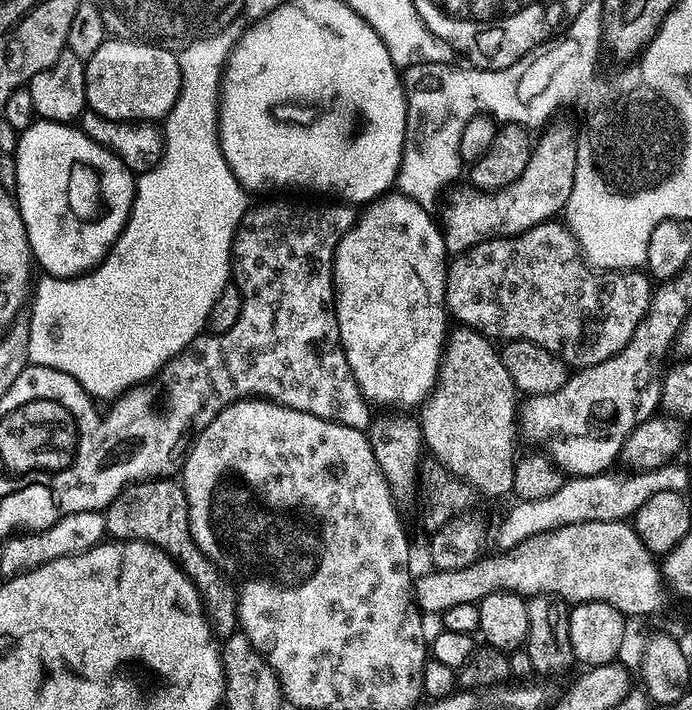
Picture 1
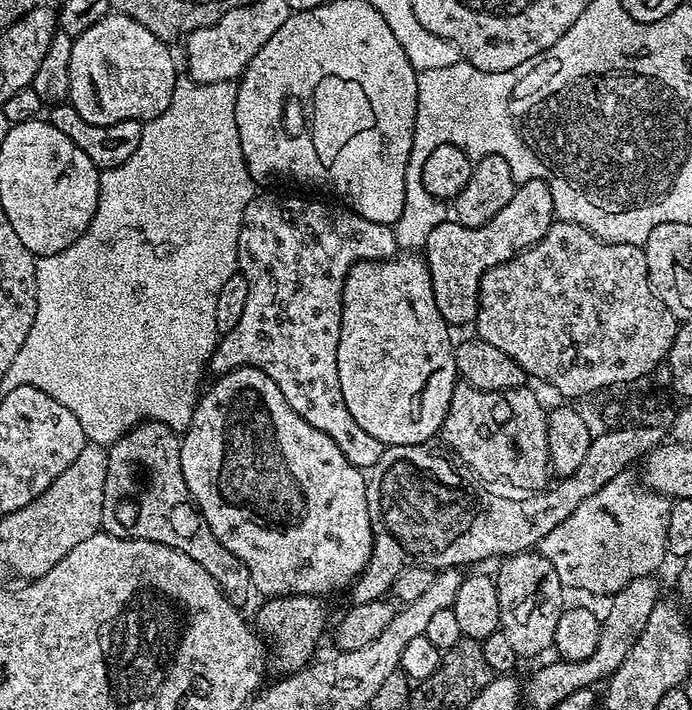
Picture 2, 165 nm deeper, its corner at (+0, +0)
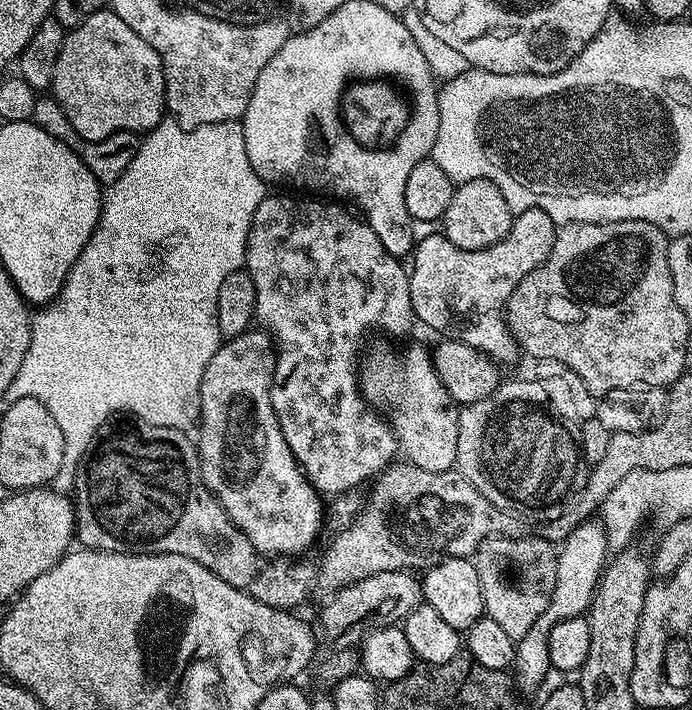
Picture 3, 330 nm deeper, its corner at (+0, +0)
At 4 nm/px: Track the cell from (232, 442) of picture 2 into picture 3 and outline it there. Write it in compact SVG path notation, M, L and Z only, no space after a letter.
M249 330L232 340L224 340L220 349L210 358L200 387L200 423L198 451L202 479L216 495L226 514L250 538L261 557L283 557L285 554L304 554L316 540L320 523L326 520L326 504L321 493L308 483L304 469L292 456L290 446L280 429L271 405L272 378L276 366L276 346L268 332Z

